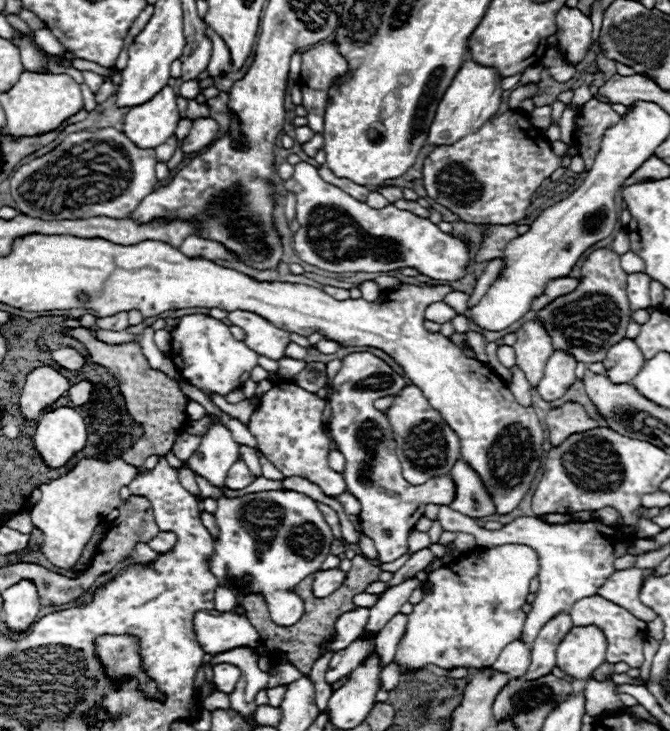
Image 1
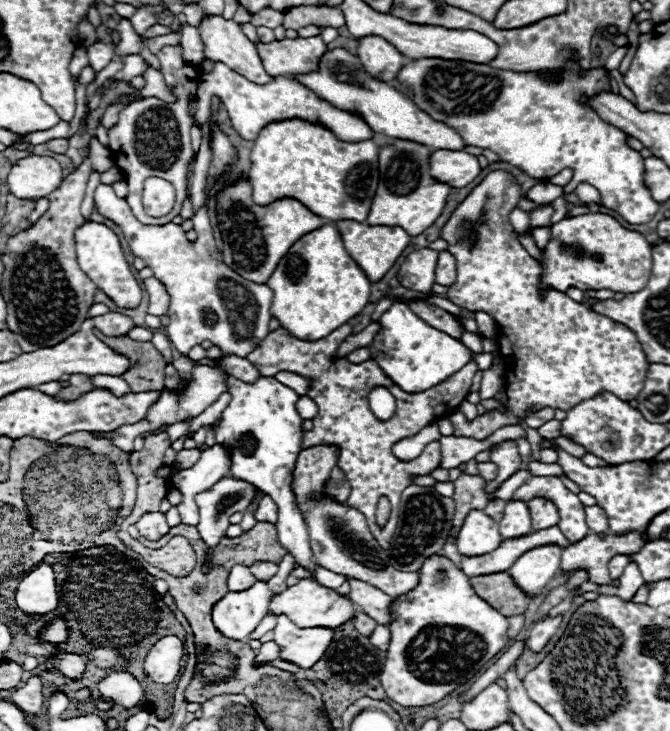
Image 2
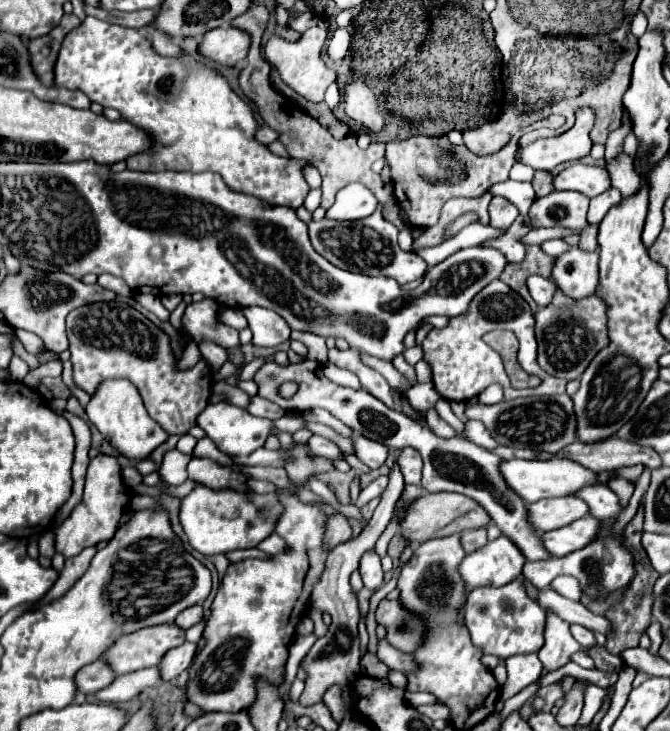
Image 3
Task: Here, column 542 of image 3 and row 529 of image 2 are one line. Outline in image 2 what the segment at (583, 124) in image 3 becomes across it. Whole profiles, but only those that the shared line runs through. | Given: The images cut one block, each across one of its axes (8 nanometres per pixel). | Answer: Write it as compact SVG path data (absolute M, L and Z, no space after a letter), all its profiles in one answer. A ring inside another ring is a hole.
M150 512L144 514L138 522L136 522L140 534L148 540L160 540L164 534L168 534L170 526L166 522L166 516L162 512Z

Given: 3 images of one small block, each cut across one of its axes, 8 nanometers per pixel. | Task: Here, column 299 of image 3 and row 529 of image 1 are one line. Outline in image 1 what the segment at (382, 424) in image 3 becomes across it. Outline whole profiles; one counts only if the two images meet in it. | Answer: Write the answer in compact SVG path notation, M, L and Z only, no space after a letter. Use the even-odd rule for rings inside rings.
M354 352L344 358L340 372L332 380L332 398L330 398L330 428L332 436L338 442L338 450L344 454L346 470L344 480L348 492L360 500L360 522L362 532L374 540L378 560L394 562L408 552L408 534L414 524L422 518L426 504L450 504L470 518L484 518L494 514L494 504L486 488L482 486L478 474L460 458L450 474L430 478L424 484L412 486L402 476L402 466L396 456L396 440L392 428L388 426L386 414L374 408L374 400L382 396L394 396L402 390L402 376L396 374L384 360L376 358L370 352ZM372 421L372 422L370 422ZM456 482L456 484L454 484ZM418 510L418 518L412 518ZM390 530L390 536L384 532Z

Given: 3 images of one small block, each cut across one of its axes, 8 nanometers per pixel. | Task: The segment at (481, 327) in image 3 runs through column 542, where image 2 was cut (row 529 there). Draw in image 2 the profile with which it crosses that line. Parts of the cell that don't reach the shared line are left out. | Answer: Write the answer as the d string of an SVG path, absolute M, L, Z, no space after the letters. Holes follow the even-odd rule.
M346 324L344 328L334 330L334 334L328 334L326 338L318 342L302 342L294 338L290 332L284 328L278 328L264 338L254 352L248 354L248 360L260 370L262 376L276 376L276 372L290 370L296 374L302 374L306 378L312 378L312 386L308 390L308 396L316 402L318 414L312 418L314 428L304 434L302 438L302 448L310 448L316 444L336 444L340 446L340 460L338 466L344 470L352 492L348 496L348 506L358 508L362 514L366 514L366 522L378 544L386 550L392 542L396 524L398 524L398 506L400 506L400 496L406 486L412 484L412 476L424 476L430 474L440 466L440 444L430 442L424 452L410 462L400 462L392 454L392 446L408 438L410 432L420 432L426 424L432 420L444 418L444 414L450 414L460 406L462 400L466 400L466 394L470 392L472 386L472 376L476 374L478 366L474 362L468 362L460 372L454 376L446 378L446 382L440 382L438 386L432 386L430 390L410 394L404 392L398 384L394 384L376 362L364 362L364 364L350 364L346 358L332 362L332 356L336 354L336 348L340 342L344 342L352 334L352 326ZM374 386L386 386L394 398L396 398L396 412L390 420L382 422L378 420L370 406L368 406L368 394ZM386 496L392 504L390 520L386 522L384 528L376 524L376 506L378 500Z

